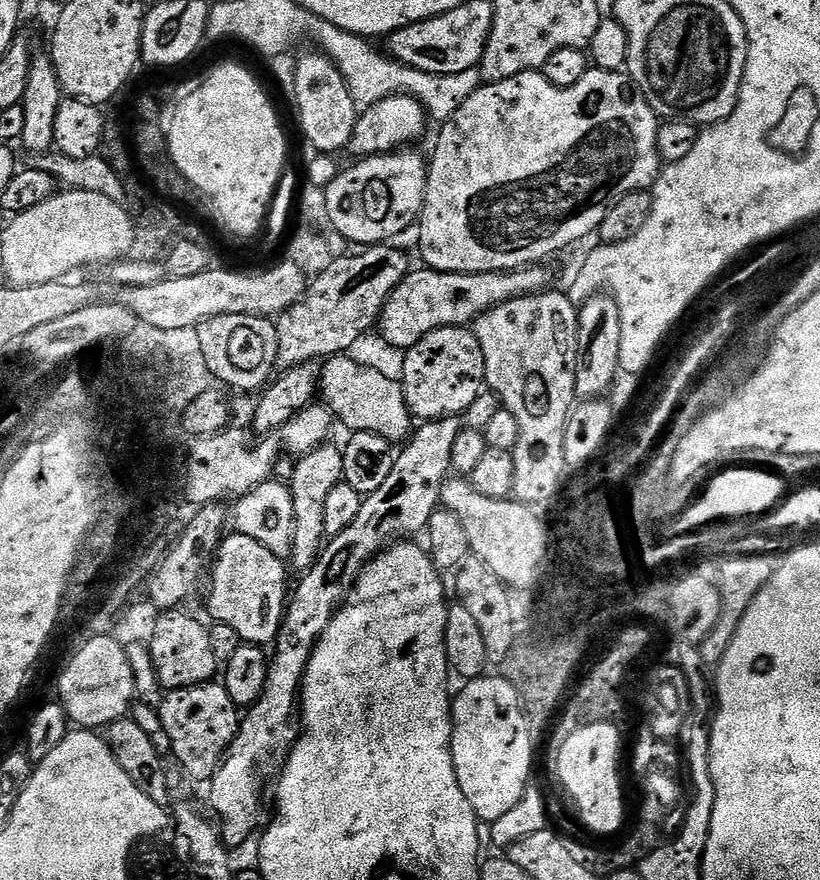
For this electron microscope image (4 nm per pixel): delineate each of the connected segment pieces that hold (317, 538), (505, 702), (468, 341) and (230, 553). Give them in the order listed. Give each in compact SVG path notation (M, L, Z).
M325 442L318 447L301 455L295 461L296 469L291 480L292 501L294 502L294 522L292 523L292 554L290 564L297 568L297 573L303 574L312 567L320 556L320 549L325 543L324 535L324 513L326 507L326 498L330 495L330 490L334 486L341 484L344 478L342 470L343 451L336 448L332 442Z
M485 674L475 680L467 681L460 693L455 693L452 701L452 757L454 770L458 774L458 786L466 794L466 802L474 806L477 821L494 823L502 814L522 799L522 794L529 788L532 776L532 744L534 738L528 729L528 717L520 703L518 690L503 675Z
M464 326L454 328L436 328L426 338L422 338L403 353L404 376L402 375L402 387L406 406L417 421L441 420L447 416L463 417L468 407L478 398L480 392L485 391L484 359L482 358L482 346L478 346L478 338L471 330Z
M233 531L225 535L210 565L212 581L208 584L208 612L213 616L211 619L238 630L245 644L271 645L284 620L286 597L290 592L284 564L281 557L270 554L262 542L246 538L246 534Z

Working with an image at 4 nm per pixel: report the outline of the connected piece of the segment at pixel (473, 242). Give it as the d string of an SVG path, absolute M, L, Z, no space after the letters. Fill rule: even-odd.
M595 66L589 67L586 74L582 74L582 78L578 78L578 82L574 82L574 86L566 86L559 88L554 86L554 82L550 82L544 77L543 71L523 72L522 74L514 74L514 78L506 78L502 82L494 82L493 84L485 83L474 94L470 94L470 98L466 98L466 102L462 102L462 106L458 106L456 113L443 121L439 125L440 137L436 140L436 145L432 148L432 156L428 160L428 177L426 178L426 190L424 191L424 205L420 211L418 221L418 229L420 228L420 256L424 259L423 263L431 268L434 272L510 272L517 268L535 265L543 256L552 256L555 252L560 252L563 248L568 248L571 244L576 244L579 240L584 240L588 235L595 233L599 229L602 218L606 214L606 210L615 200L622 198L622 194L630 194L631 192L639 192L641 190L651 189L658 177L660 177L660 169L662 161L658 154L658 130L661 121L658 119L656 111L650 106L650 102L646 102L646 98L640 93L632 77L627 71L621 70L611 72L610 70L602 70Z

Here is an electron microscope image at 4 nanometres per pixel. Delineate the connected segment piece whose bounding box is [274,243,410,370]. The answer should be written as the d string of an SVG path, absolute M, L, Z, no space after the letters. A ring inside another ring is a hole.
M387 243L365 247L357 256L347 254L333 259L317 274L311 277L310 283L305 287L304 296L294 302L285 312L275 317L274 323L278 334L278 358L276 368L283 370L293 368L299 364L323 362L329 356L339 356L347 353L368 331L377 327L381 313L384 312L386 302L392 296L393 290L404 281L410 271L408 260Z

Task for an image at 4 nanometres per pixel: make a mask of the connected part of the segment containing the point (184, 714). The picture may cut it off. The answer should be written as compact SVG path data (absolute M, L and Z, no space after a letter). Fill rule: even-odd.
M223 683L195 684L189 688L165 691L164 701L158 707L162 726L170 734L171 755L192 776L203 782L211 781L224 751L240 730L241 713L232 701Z

